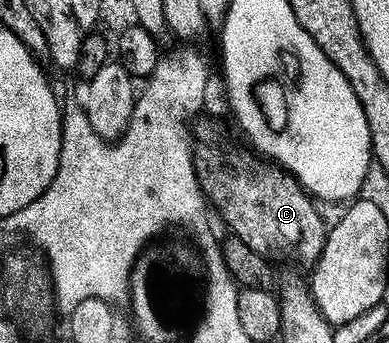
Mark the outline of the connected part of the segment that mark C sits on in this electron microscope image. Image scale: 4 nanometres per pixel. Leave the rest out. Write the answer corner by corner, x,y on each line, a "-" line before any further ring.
195,119
192,132
198,135
196,147
193,149
194,173
198,175
198,185
202,187
202,195
206,197
209,207
222,215
222,220
231,229
233,236
240,238
244,246
252,246
256,254
267,258
279,253
291,256
298,264
314,266
324,250
328,229
319,212
319,205
308,195
306,189
295,180
289,172
278,164
267,162
249,151
237,152
234,148
225,148
218,141
218,132
210,120

